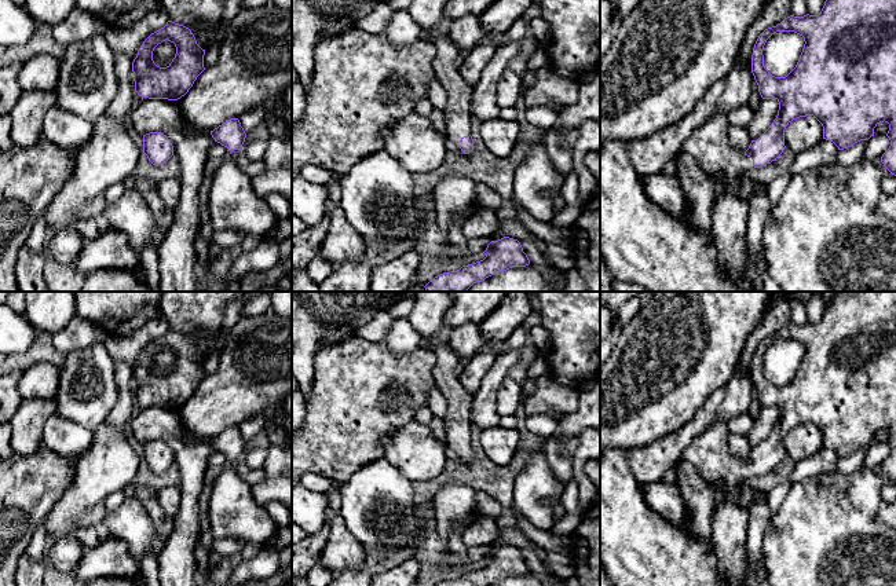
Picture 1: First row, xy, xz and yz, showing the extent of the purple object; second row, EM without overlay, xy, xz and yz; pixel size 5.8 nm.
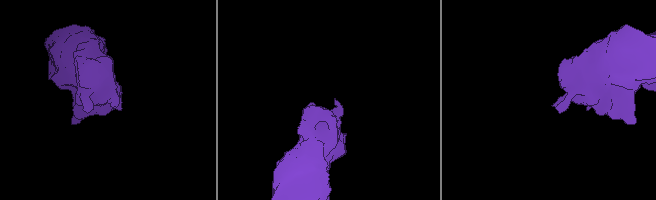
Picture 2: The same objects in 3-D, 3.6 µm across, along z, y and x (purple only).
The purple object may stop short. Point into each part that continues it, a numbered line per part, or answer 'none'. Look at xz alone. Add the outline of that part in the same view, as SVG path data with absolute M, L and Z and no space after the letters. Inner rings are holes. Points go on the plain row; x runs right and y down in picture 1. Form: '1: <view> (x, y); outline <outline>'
1: xz (459, 422); outline M440 345L435 351L436 365L432 371L435 387L447 400L446 447L454 451L471 443L472 402L473 395L462 387L456 370L460 363L458 355L450 345Z

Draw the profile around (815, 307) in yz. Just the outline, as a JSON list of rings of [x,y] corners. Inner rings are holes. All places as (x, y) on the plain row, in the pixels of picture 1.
[[[813,292],[807,303],[808,322],[819,323],[826,310],[823,292]]]

